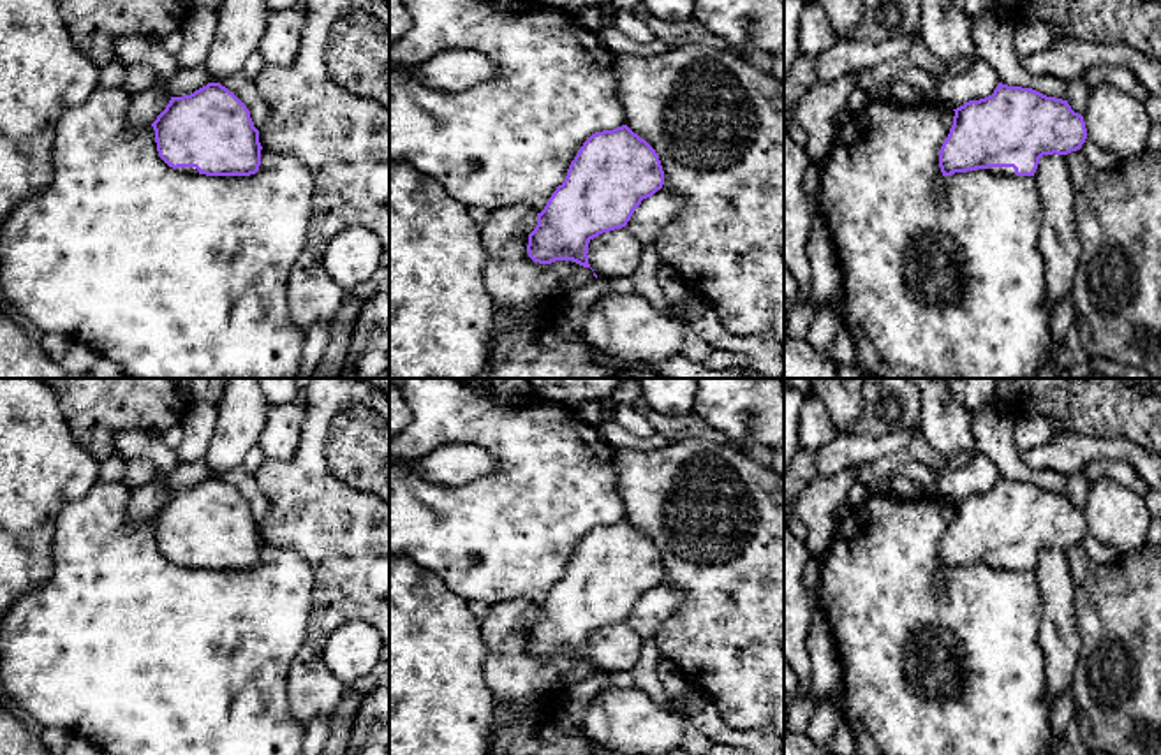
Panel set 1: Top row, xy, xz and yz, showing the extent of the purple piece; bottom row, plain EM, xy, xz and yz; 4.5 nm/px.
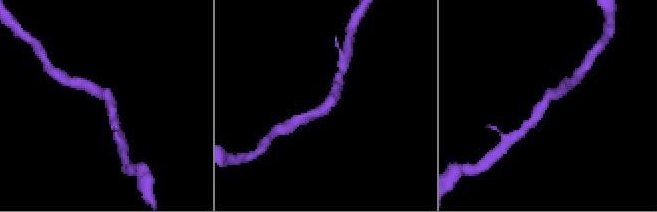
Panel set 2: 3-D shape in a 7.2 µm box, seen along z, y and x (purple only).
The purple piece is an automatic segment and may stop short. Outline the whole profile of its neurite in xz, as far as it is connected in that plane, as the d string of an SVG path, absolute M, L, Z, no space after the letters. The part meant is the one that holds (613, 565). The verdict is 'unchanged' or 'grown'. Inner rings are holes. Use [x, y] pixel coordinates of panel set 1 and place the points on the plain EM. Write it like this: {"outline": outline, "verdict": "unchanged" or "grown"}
{"outline": "M627 519L592 528L567 563L562 579L537 607L537 619L529 628L527 646L534 656L573 655L588 658L588 637L603 627L622 623L643 593L664 579L664 565L655 544Z", "verdict": "unchanged"}

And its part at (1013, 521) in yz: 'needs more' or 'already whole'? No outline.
needs more

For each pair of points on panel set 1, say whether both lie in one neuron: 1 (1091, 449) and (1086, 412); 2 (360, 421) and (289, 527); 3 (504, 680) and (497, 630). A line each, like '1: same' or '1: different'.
1: different
2: different
3: same

